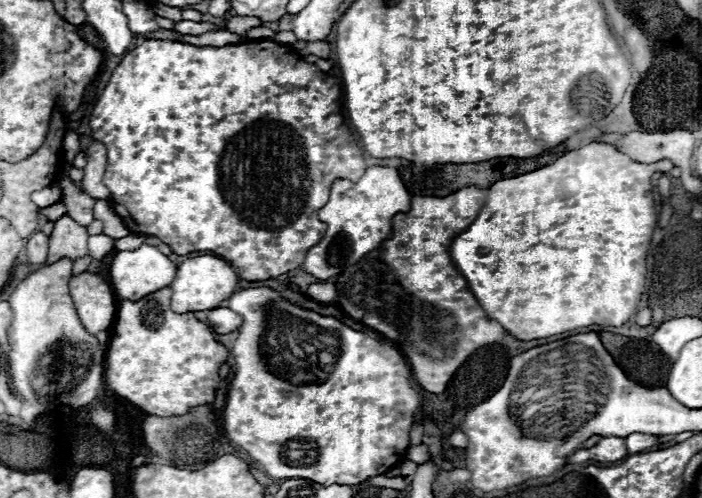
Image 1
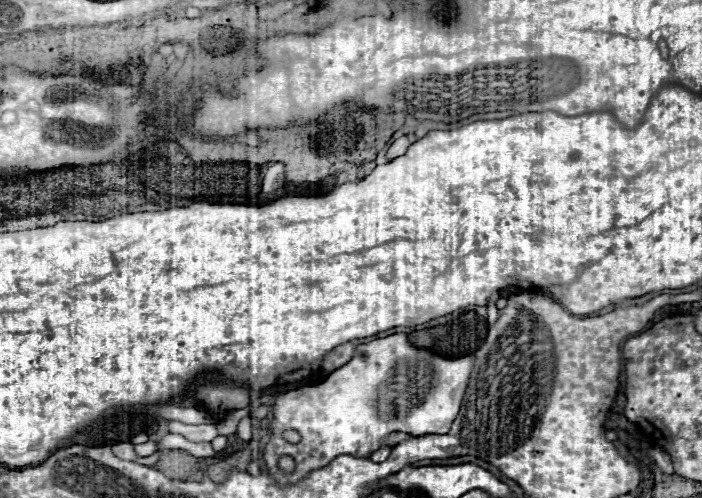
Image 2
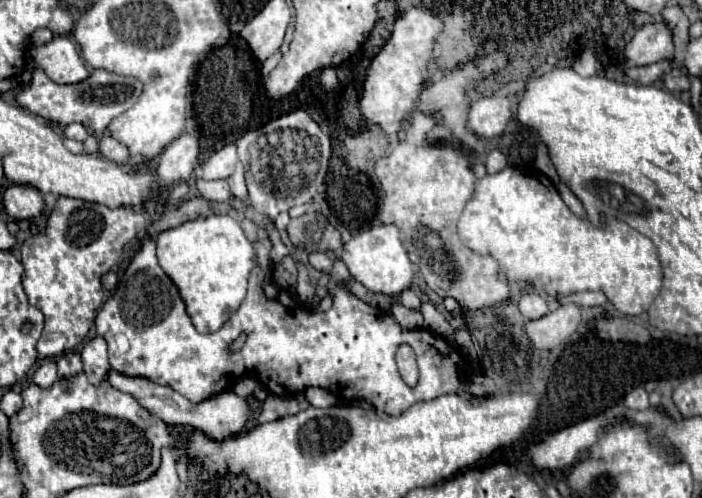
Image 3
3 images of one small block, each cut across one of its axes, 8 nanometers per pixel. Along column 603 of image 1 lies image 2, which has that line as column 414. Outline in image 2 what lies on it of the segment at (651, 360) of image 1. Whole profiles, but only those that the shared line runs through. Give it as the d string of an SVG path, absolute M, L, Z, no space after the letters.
M466 306L456 310L448 324L414 332L410 338L416 346L440 352L442 356L468 356L482 346L486 334L486 306Z

